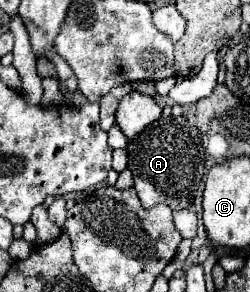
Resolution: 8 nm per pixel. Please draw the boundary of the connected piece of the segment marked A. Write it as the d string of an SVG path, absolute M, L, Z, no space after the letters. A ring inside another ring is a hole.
M162 116L160 120L150 124L146 130L142 130L134 140L128 142L128 170L134 176L134 188L146 210L156 204L168 204L172 210L186 208L194 200L196 190L204 176L204 148L200 144L198 130L188 124L186 116L178 116L178 118Z

